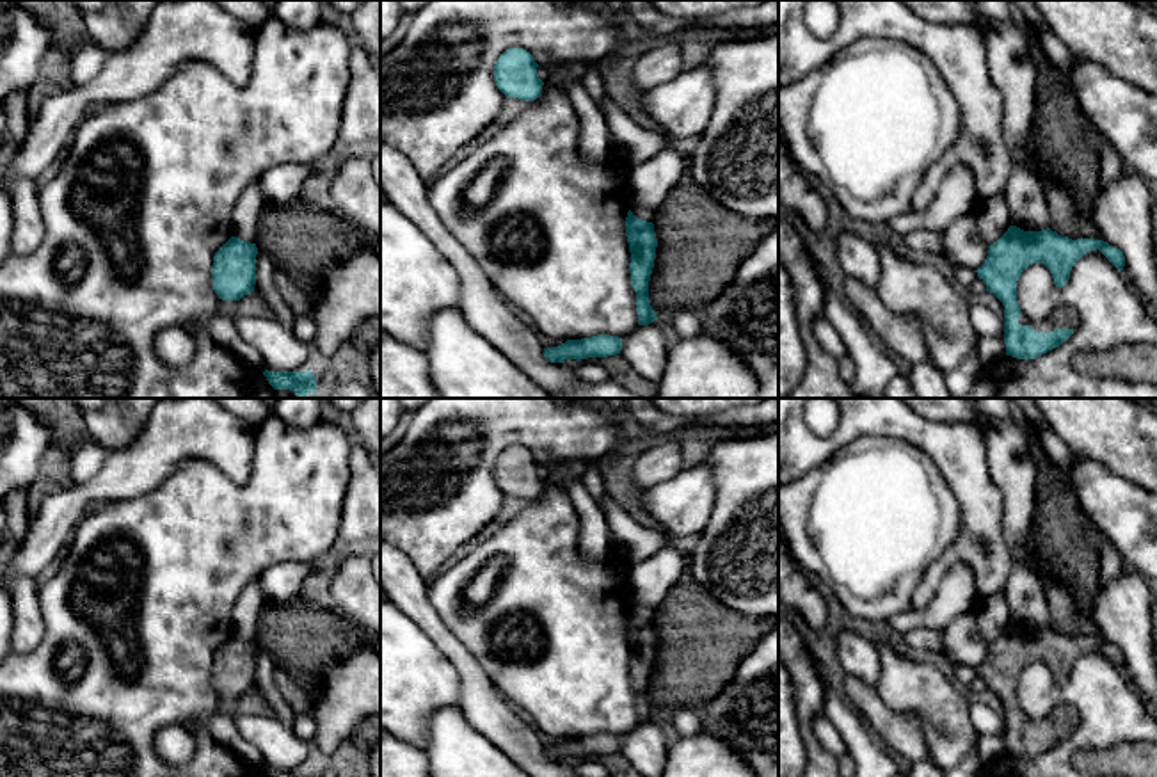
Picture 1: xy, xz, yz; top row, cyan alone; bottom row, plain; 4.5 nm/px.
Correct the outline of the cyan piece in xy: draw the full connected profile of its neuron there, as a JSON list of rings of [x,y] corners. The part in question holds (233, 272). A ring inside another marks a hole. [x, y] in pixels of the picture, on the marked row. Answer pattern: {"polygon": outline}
{"polygon": [[[231,236],[213,256],[213,290],[222,300],[240,300],[254,292],[256,244]]]}

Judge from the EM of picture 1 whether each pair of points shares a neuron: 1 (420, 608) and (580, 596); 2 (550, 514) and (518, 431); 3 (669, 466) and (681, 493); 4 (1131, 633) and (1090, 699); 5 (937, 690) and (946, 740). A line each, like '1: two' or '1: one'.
1: two
2: two
3: two
4: two
5: one

